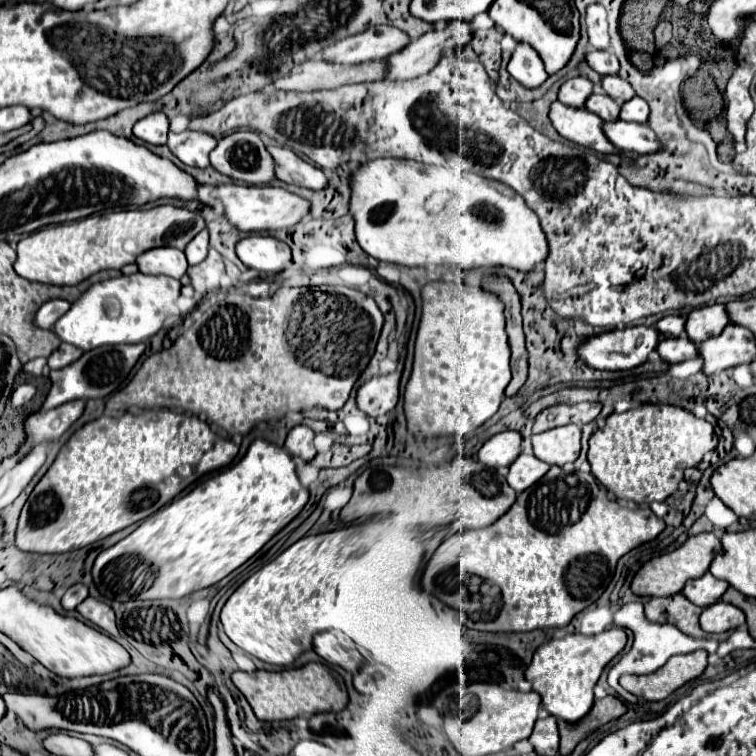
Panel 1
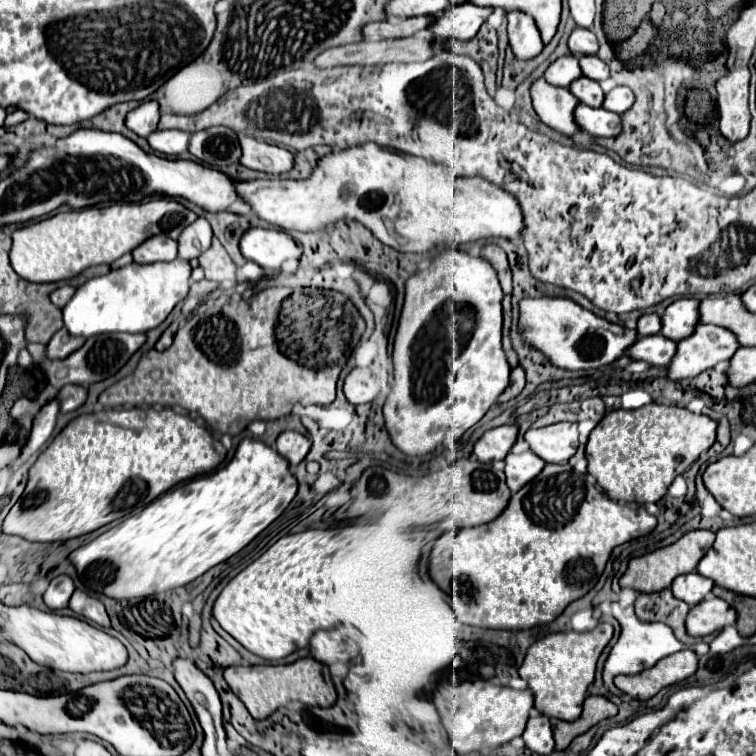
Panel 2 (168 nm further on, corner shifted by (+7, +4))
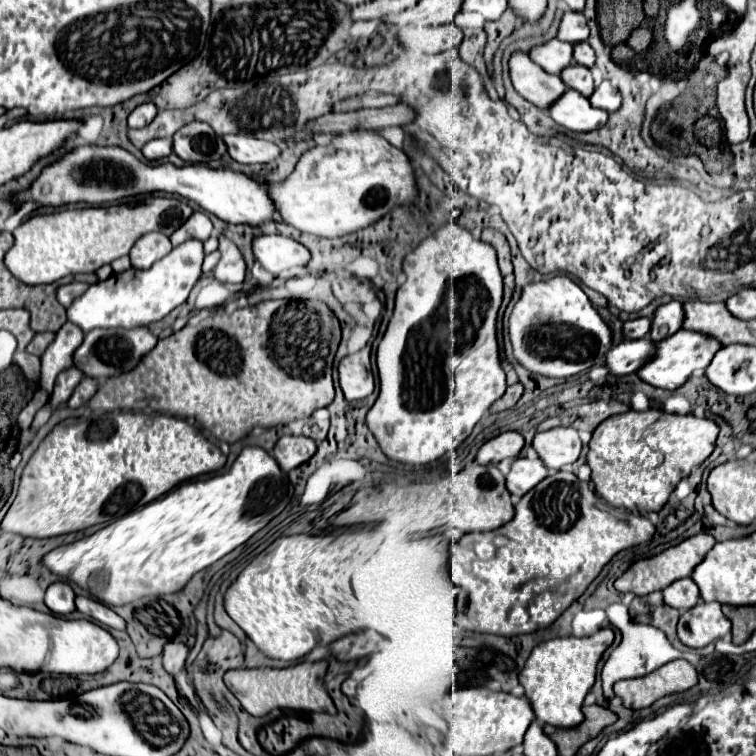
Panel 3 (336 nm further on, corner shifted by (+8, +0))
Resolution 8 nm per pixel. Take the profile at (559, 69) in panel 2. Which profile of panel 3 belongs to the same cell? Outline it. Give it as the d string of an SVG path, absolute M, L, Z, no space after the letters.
M554 37L540 45L534 45L530 49L530 59L534 63L538 63L544 71L558 75L564 67L568 67L572 63L572 45Z

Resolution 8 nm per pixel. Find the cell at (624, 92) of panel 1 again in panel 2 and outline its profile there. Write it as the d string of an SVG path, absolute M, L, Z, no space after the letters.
M585 55L585 57L579 57L579 65L581 65L581 71L585 77L593 79L593 81L605 81L611 77L609 73L609 67L599 59L599 57L591 57L591 55Z

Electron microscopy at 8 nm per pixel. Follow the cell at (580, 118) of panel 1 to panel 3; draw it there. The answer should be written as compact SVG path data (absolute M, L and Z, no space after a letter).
M514 51L508 65L514 89L542 109L548 109L566 91L560 75L544 73L524 51Z

